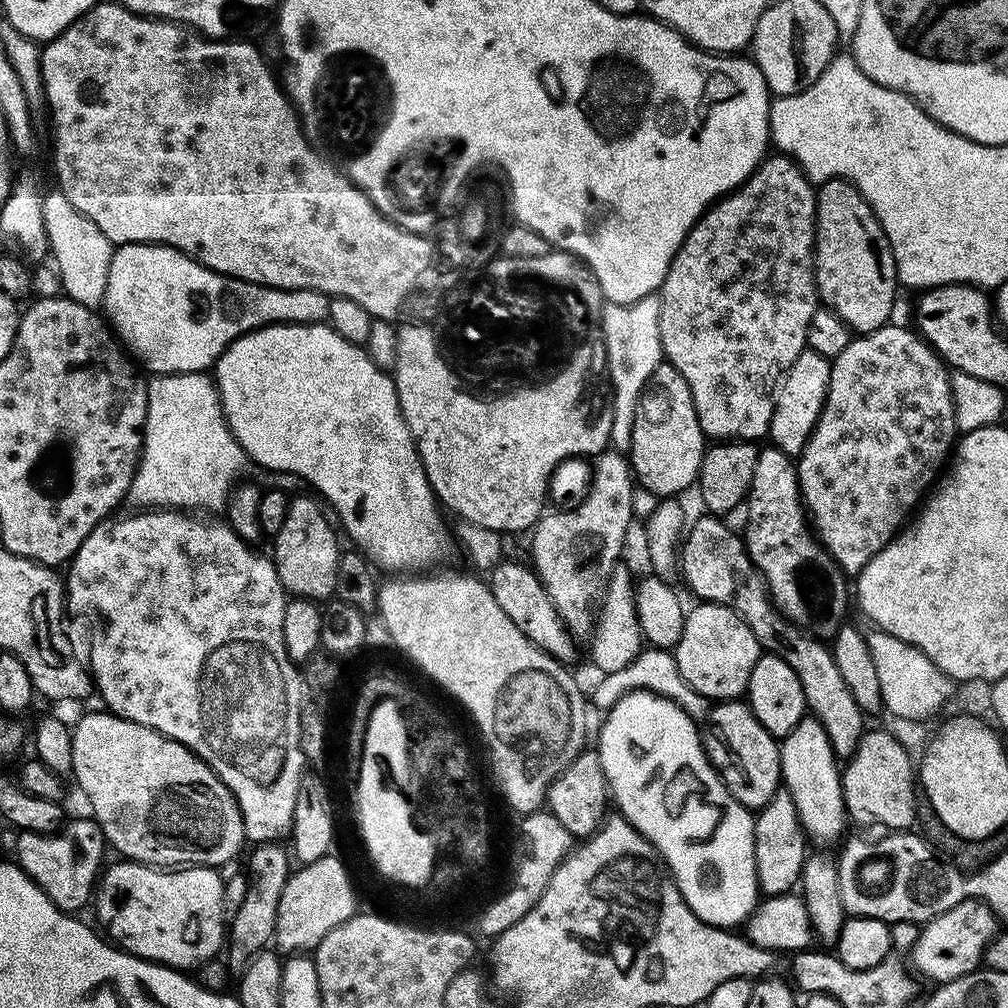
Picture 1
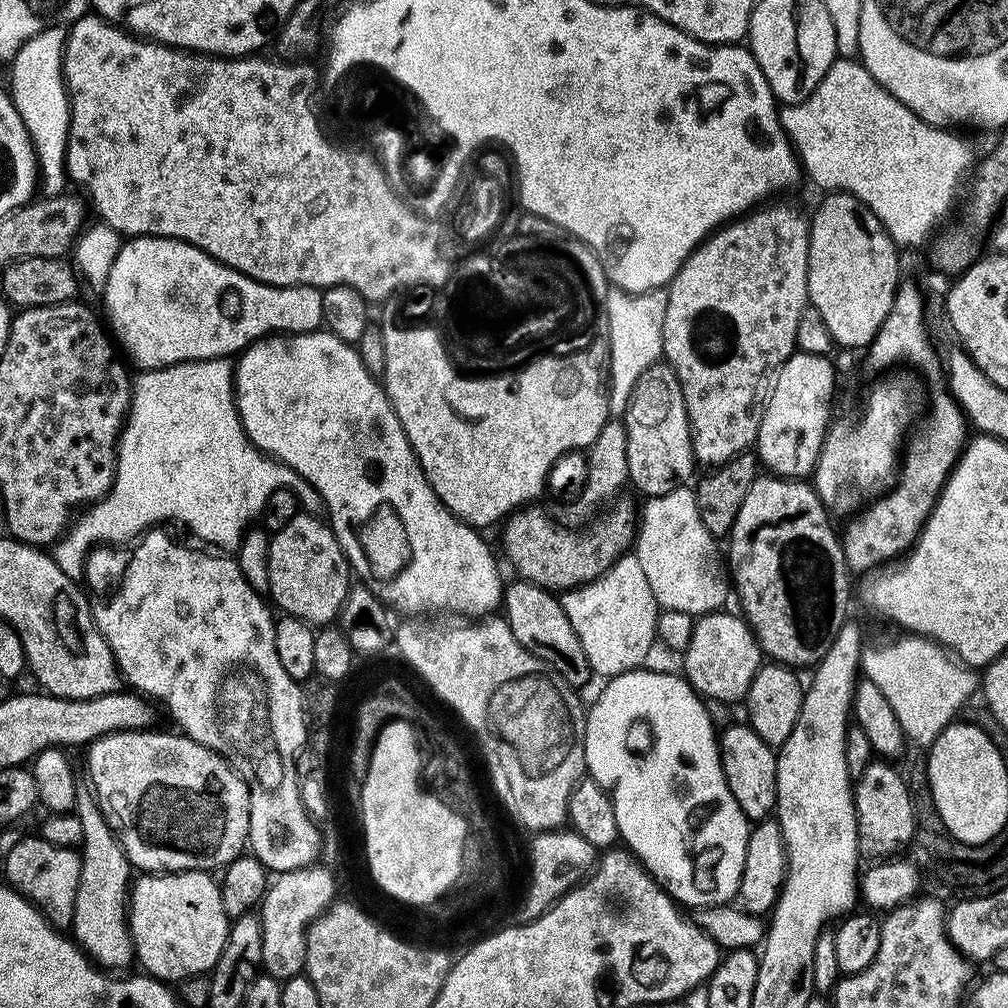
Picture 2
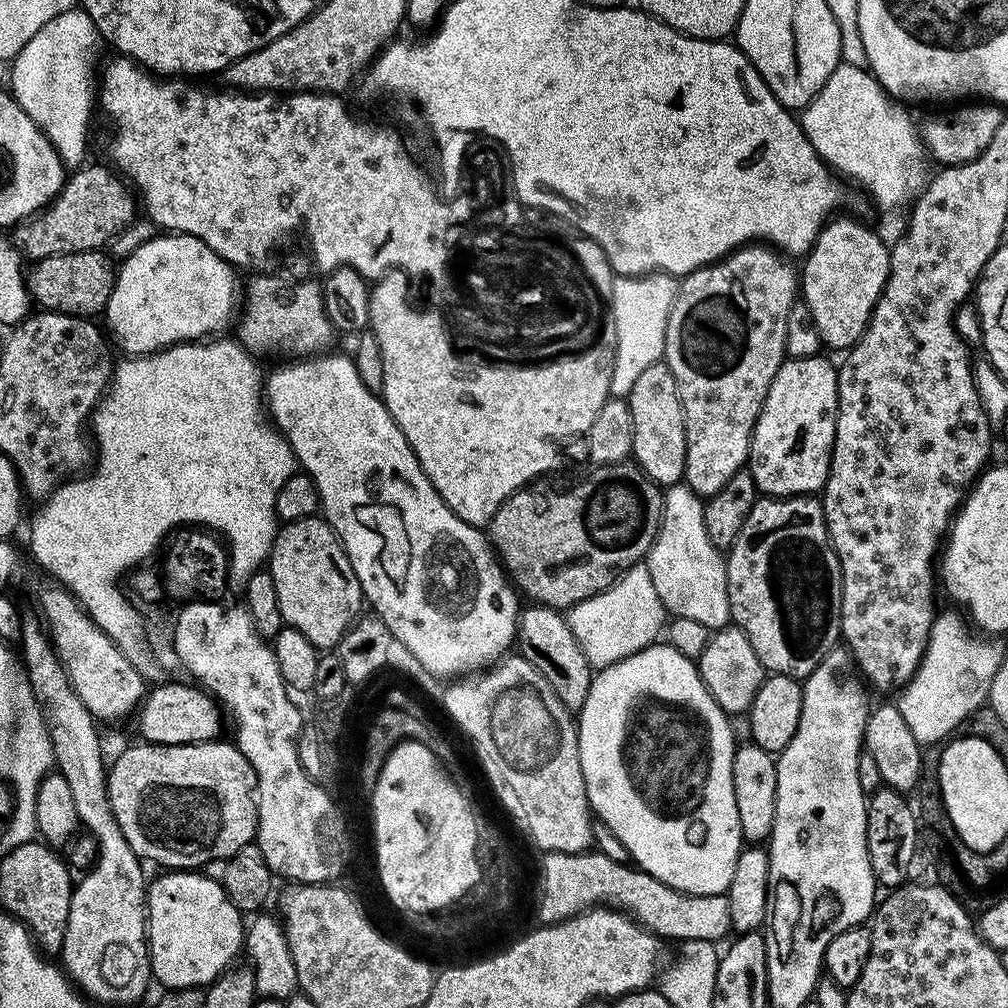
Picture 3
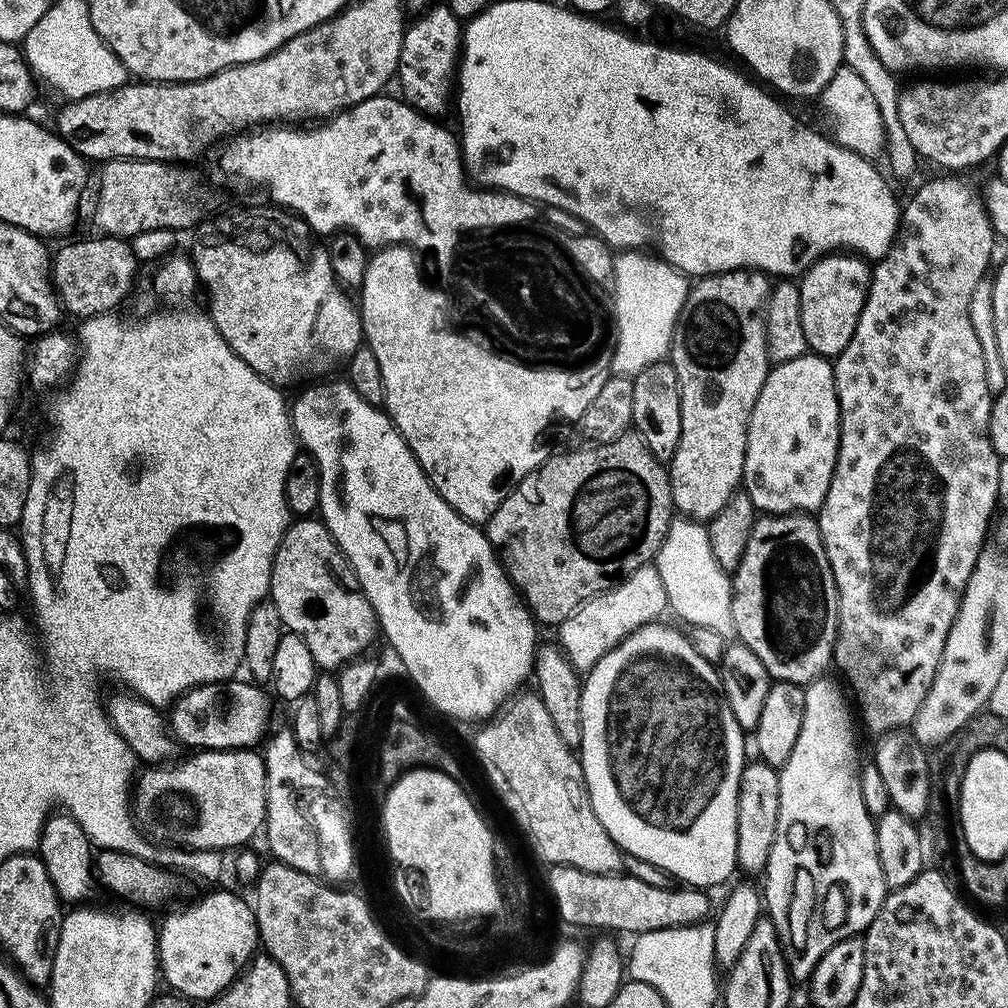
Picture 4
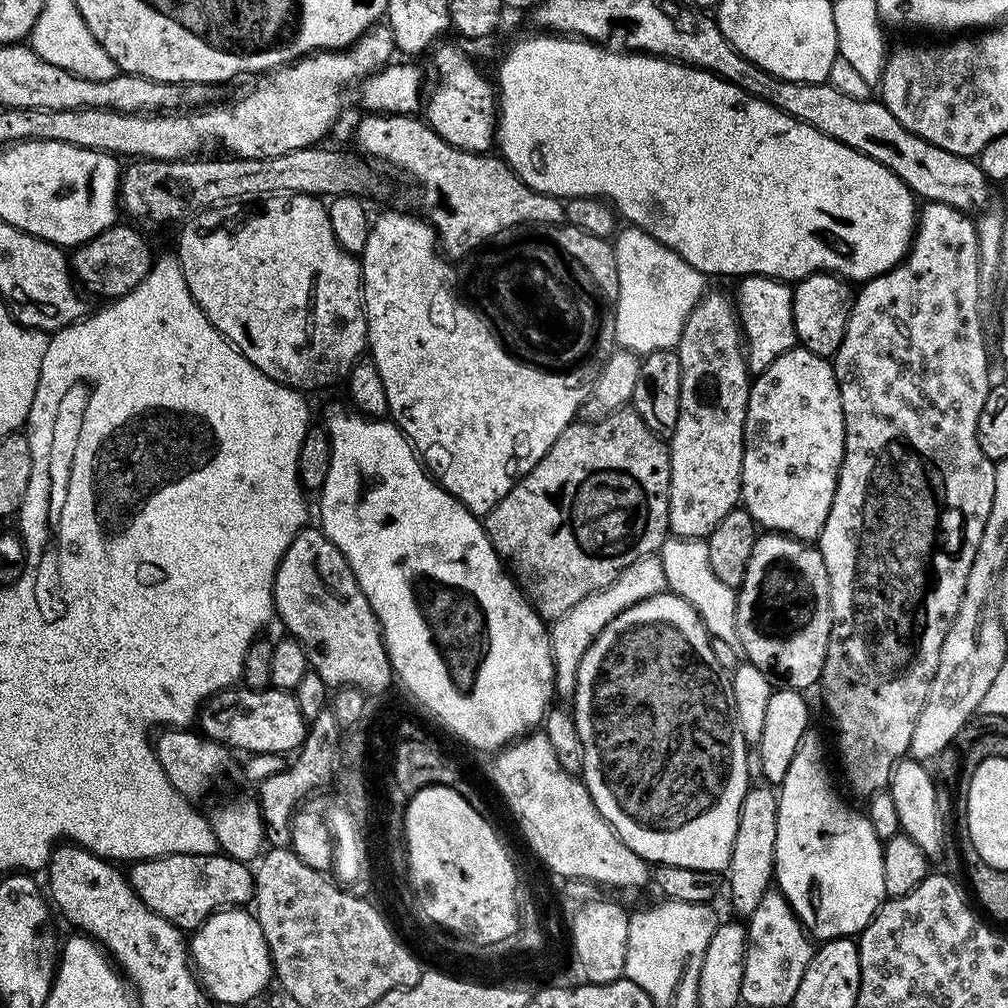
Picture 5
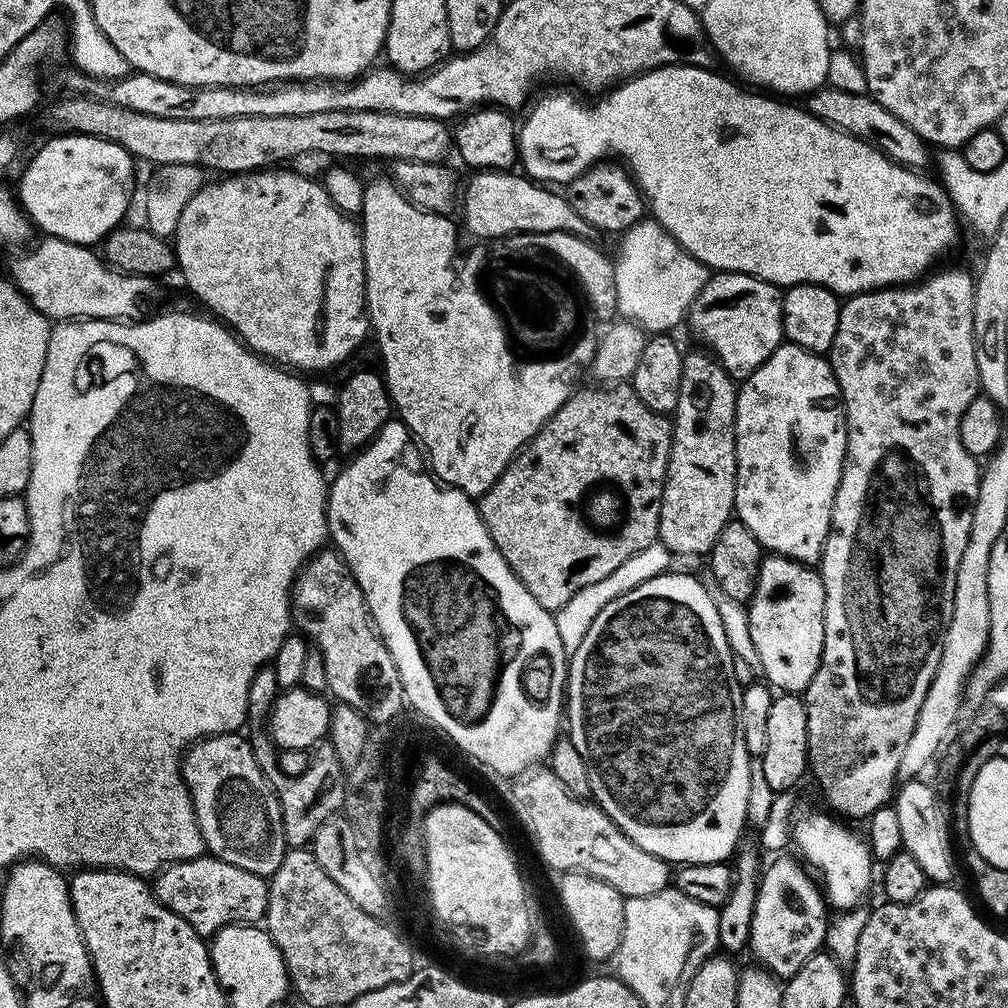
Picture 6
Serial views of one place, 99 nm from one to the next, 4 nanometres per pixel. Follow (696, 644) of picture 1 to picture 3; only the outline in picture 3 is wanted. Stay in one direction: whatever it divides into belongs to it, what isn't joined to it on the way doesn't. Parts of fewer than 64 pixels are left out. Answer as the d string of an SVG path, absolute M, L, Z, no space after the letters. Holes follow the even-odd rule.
M735 626L721 628L709 635L706 650L702 650L698 658L698 667L706 690L710 690L718 706L722 706L722 710L729 714L747 713L766 675L758 654L754 654L754 646L750 646L750 638L746 638L741 628Z

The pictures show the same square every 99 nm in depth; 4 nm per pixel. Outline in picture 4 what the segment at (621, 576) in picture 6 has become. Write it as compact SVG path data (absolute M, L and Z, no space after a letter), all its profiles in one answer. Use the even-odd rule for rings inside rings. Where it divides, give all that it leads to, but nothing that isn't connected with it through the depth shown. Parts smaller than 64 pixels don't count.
M655 563L643 564L630 574L630 578L587 600L577 612L570 614L570 618L561 622L558 626L560 649L576 672L587 674L602 654L618 646L618 642L622 642L634 629L659 621L668 607L666 589Z

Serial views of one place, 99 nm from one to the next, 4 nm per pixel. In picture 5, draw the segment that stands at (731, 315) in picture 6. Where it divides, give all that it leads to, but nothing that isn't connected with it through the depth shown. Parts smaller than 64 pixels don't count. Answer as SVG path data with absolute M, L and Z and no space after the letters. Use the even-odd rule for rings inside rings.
M746 276L739 281L734 295L736 316L740 319L740 331L746 345L749 373L765 372L782 354L797 347L794 330L794 302L791 283L774 276Z

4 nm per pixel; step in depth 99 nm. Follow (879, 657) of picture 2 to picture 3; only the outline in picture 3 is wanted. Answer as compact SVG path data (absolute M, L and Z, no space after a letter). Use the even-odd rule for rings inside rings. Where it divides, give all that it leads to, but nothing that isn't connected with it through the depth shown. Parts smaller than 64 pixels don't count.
M941 611L932 621L924 659L899 693L902 718L906 718L910 734L914 734L921 746L936 746L947 741L964 719L965 723L985 707L994 674L998 674L998 666L1006 655L1006 648L996 641L999 639L977 634L969 621L956 612Z

